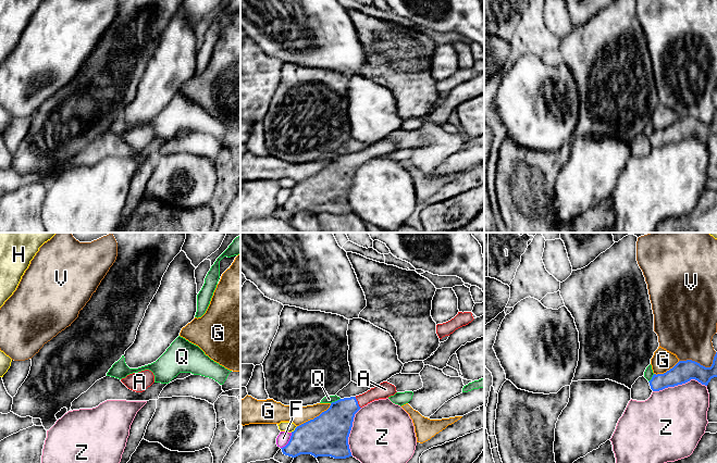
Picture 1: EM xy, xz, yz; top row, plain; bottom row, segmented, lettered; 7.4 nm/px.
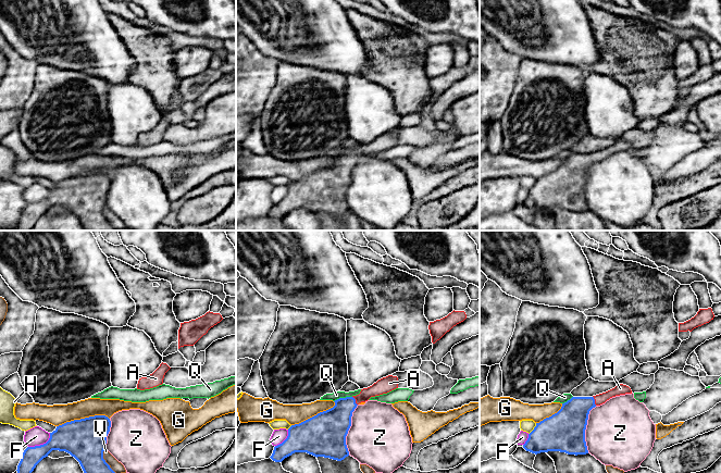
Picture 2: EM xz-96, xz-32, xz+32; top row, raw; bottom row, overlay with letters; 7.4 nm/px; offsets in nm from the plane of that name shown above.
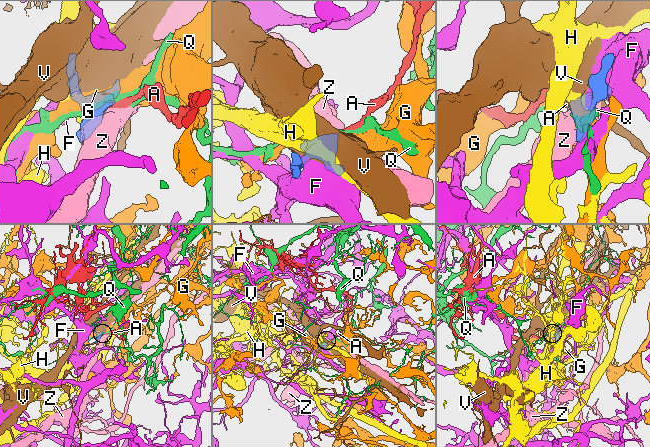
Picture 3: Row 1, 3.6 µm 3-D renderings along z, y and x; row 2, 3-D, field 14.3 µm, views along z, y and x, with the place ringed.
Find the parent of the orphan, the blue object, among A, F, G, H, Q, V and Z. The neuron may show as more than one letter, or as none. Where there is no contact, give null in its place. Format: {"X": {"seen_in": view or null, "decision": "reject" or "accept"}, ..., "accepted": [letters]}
{"A": {"seen_in": "xz", "decision": "accept"}, "F": {"seen_in": "xz", "decision": "reject"}, "G": {"seen_in": "xz", "decision": "reject"}, "H": {"seen_in": "xz", "decision": "reject"}, "Q": {"seen_in": "xz", "decision": "reject"}, "V": {"seen_in": "yz", "decision": "reject"}, "Z": {"seen_in": "yz", "decision": "reject"}, "accepted": ["A"]}

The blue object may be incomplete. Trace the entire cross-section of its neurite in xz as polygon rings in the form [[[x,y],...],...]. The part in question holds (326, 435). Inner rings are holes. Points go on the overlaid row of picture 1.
[[[383,381],[362,395],[332,402],[326,411],[292,431],[288,443],[281,448],[283,454],[292,458],[300,454],[334,459],[353,456],[348,437],[355,414],[368,403],[386,399],[396,392],[394,385]]]

